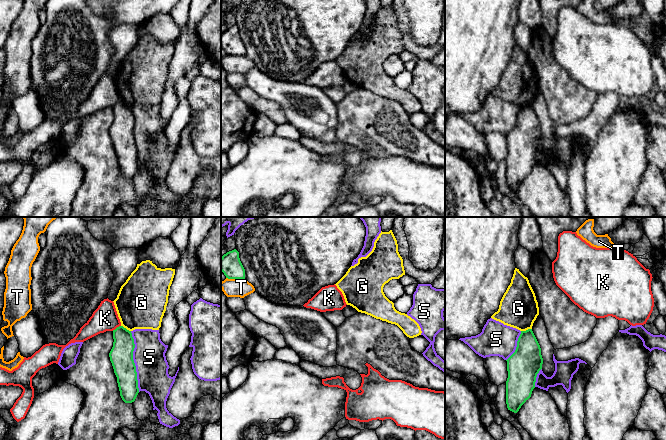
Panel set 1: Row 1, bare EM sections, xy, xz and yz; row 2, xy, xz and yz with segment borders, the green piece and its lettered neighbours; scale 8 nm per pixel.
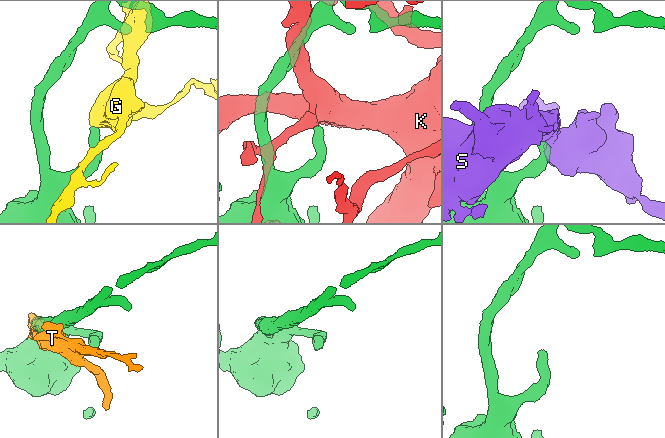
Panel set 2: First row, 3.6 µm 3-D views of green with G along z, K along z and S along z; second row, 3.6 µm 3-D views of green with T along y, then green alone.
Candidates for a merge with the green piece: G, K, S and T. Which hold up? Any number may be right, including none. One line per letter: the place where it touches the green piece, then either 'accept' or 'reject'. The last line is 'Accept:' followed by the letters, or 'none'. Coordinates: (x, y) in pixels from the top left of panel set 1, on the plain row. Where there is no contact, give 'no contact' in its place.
G: yz (526, 106) | reject
K: xy (117, 103) | reject
S: xy (133, 137) | reject
T: xz (235, 54) | reject
Accept: none

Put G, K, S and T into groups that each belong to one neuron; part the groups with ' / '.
G / K / S / T

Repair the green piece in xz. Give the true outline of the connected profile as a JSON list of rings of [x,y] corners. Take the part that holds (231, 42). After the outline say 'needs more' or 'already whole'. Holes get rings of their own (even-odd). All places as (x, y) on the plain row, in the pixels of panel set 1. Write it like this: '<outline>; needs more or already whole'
[[[236,25],[227,28],[221,33],[221,47],[228,55],[245,55],[245,45]]]; already whole

